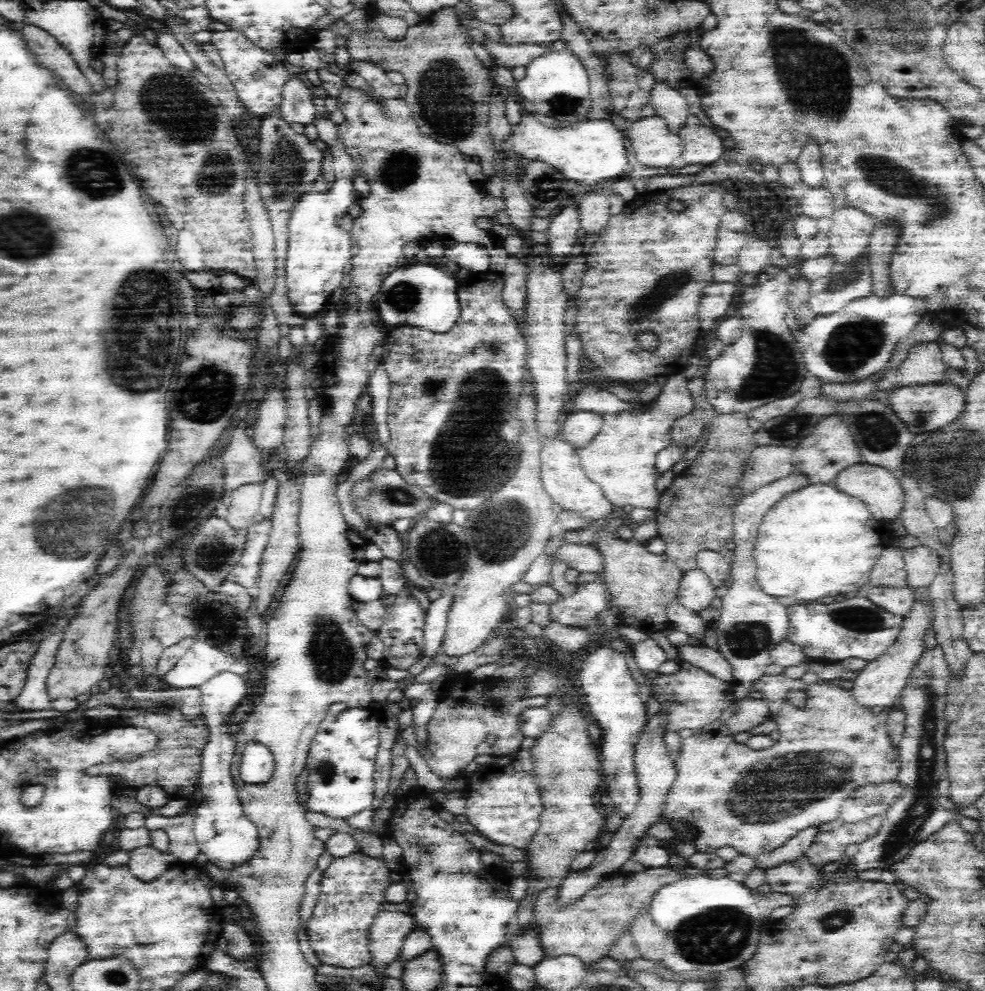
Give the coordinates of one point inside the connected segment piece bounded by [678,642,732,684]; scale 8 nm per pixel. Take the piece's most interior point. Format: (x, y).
(700, 656)

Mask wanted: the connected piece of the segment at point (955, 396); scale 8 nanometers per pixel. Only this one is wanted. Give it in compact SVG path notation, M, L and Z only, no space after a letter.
M940 378L938 382L932 384L916 384L916 386L902 386L902 388L894 388L892 392L888 392L886 398L892 414L896 414L896 418L908 428L908 432L912 436L920 436L920 434L930 434L930 432L938 432L950 424L954 424L954 420L958 420L962 416L962 412L966 410L966 392L962 392L958 386L954 384L946 384L944 378Z

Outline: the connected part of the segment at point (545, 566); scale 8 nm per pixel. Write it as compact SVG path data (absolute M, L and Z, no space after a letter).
M566 542L564 546L560 546L560 550L556 552L556 556L548 556L546 552L542 556L538 556L528 574L524 576L524 582L532 584L532 586L540 586L540 584L550 584L552 582L552 576L550 576L550 570L552 570L552 564L560 560L564 564L568 564L568 568L576 568L578 572L586 574L586 572L602 572L604 570L604 558L600 554L598 548L594 546L586 546L586 544L572 544L572 542Z

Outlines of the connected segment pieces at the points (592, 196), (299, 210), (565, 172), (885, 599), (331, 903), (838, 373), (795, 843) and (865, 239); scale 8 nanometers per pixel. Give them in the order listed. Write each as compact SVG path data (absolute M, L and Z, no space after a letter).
M590 192L580 200L578 206L580 212L580 224L582 224L582 236L602 234L606 226L610 224L610 192Z
M354 176L340 178L326 194L300 194L288 218L288 258L286 258L286 284L288 284L288 298L294 310L298 310L304 318L314 316L324 306L334 302L332 294L340 288L344 278L344 268L350 264L354 256L354 242L350 232L342 226L336 226L336 216L348 212L348 208L360 200L360 194L354 190Z
M526 114L522 116L520 126L514 130L514 136L510 138L512 150L522 154L522 158L528 162L542 162L558 170L566 182L594 186L602 180L620 178L628 172L632 172L632 152L628 148L626 136L610 122L610 120L586 120L576 126L560 126L560 128L548 128L542 122L538 122L534 116Z
M872 586L866 594L868 600L874 604L882 606L884 610L906 616L914 604L914 588L904 586L904 588L890 588L890 586Z
M360 852L336 860L330 858L330 868L324 872L320 882L320 898L316 902L314 914L306 922L310 948L316 952L322 964L340 968L372 964L370 932L374 928L374 920L378 920L382 914L382 904L386 904L384 894L390 886L390 874L392 870L386 868L382 858L370 858Z
M892 294L890 298L868 296L850 302L842 312L818 316L800 330L800 346L804 350L806 370L822 384L852 384L868 380L876 372L884 372L896 344L906 338L916 324L930 312L928 298Z
M806 828L806 830L798 832L798 836L790 838L782 848L776 848L772 852L762 852L756 858L756 868L766 872L770 868L776 868L776 866L788 862L788 860L804 856L810 850L810 846L814 844L818 834L820 834L820 828Z
M858 208L836 210L826 224L830 256L836 258L836 264L856 262L866 254L876 228L878 226L874 224L874 220Z

